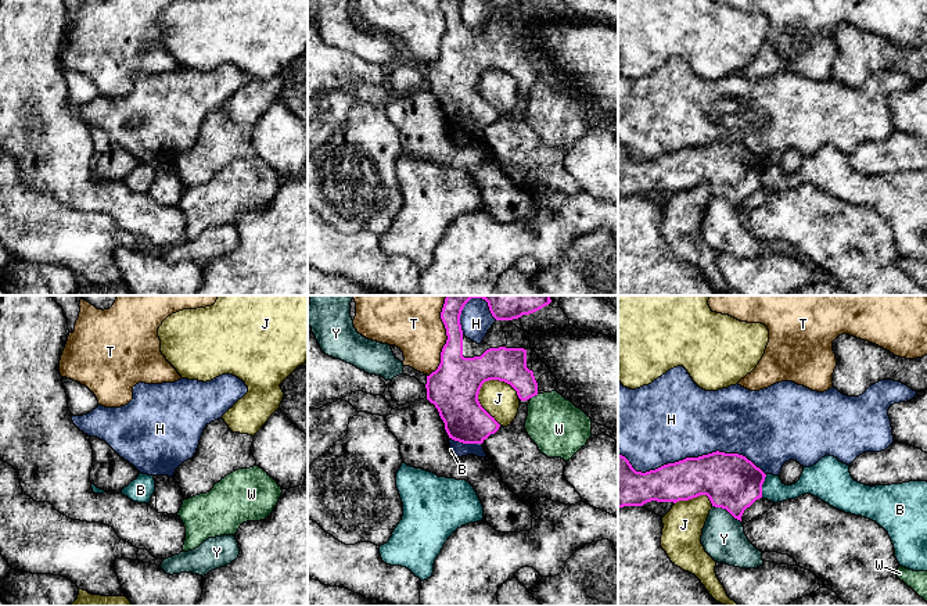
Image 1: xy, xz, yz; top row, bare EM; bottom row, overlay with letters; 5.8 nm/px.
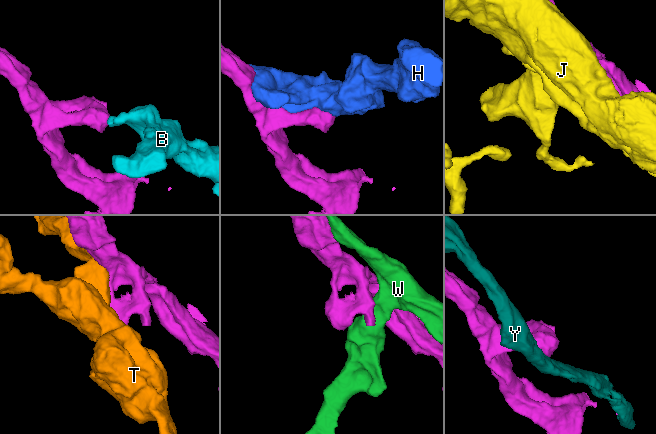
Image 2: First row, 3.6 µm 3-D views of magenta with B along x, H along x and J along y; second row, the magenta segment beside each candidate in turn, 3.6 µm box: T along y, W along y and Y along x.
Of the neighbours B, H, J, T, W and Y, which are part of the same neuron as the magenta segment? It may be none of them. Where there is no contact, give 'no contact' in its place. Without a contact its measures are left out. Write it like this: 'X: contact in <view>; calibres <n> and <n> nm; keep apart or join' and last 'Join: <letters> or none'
B: contact in yz; calibres 320 and 130 nm; keep apart
H: contact in yz; calibres 300 and 480 nm; keep apart
J: contact in xz; calibres 300 and 200 nm; keep apart
T: contact in xz; calibres 260 and 360 nm; keep apart
W: contact in xz; calibres 200 and 320 nm; keep apart
Y: contact in yz; calibres 320 and 260 nm; keep apart
Join: none

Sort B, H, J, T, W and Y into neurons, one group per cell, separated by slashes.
B / H / J / T / W / Y

